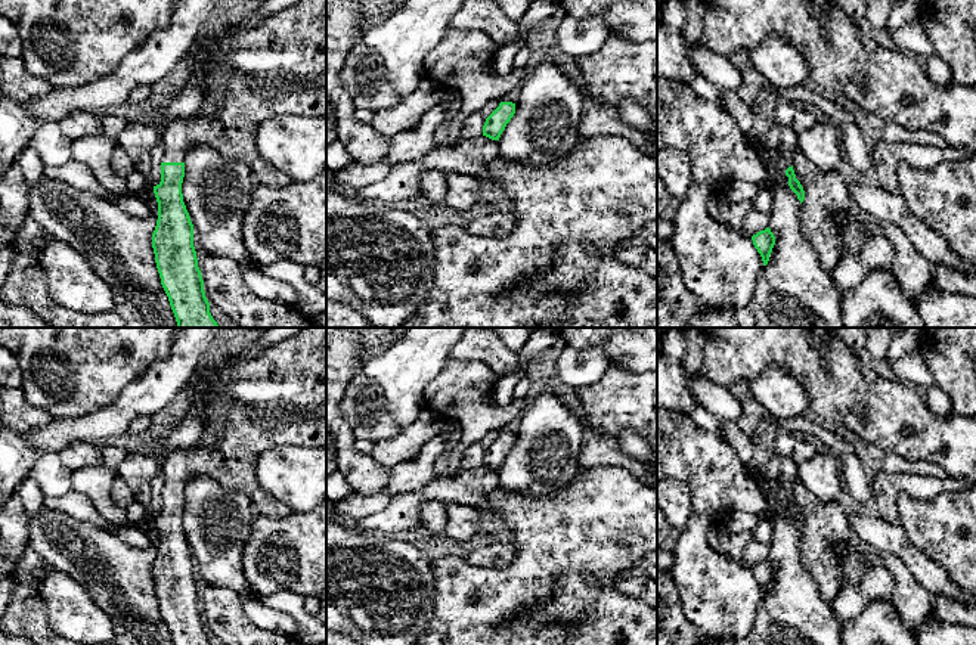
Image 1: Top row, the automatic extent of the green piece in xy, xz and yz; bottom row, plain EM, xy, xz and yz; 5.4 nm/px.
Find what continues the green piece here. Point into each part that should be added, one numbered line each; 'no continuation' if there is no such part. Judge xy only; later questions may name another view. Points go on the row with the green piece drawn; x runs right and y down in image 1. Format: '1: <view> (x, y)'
1: xy (278, 68)

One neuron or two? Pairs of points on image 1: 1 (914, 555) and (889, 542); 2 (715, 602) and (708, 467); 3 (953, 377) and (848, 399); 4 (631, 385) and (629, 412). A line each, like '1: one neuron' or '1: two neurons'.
1: one neuron
2: one neuron
3: two neurons
4: one neuron

